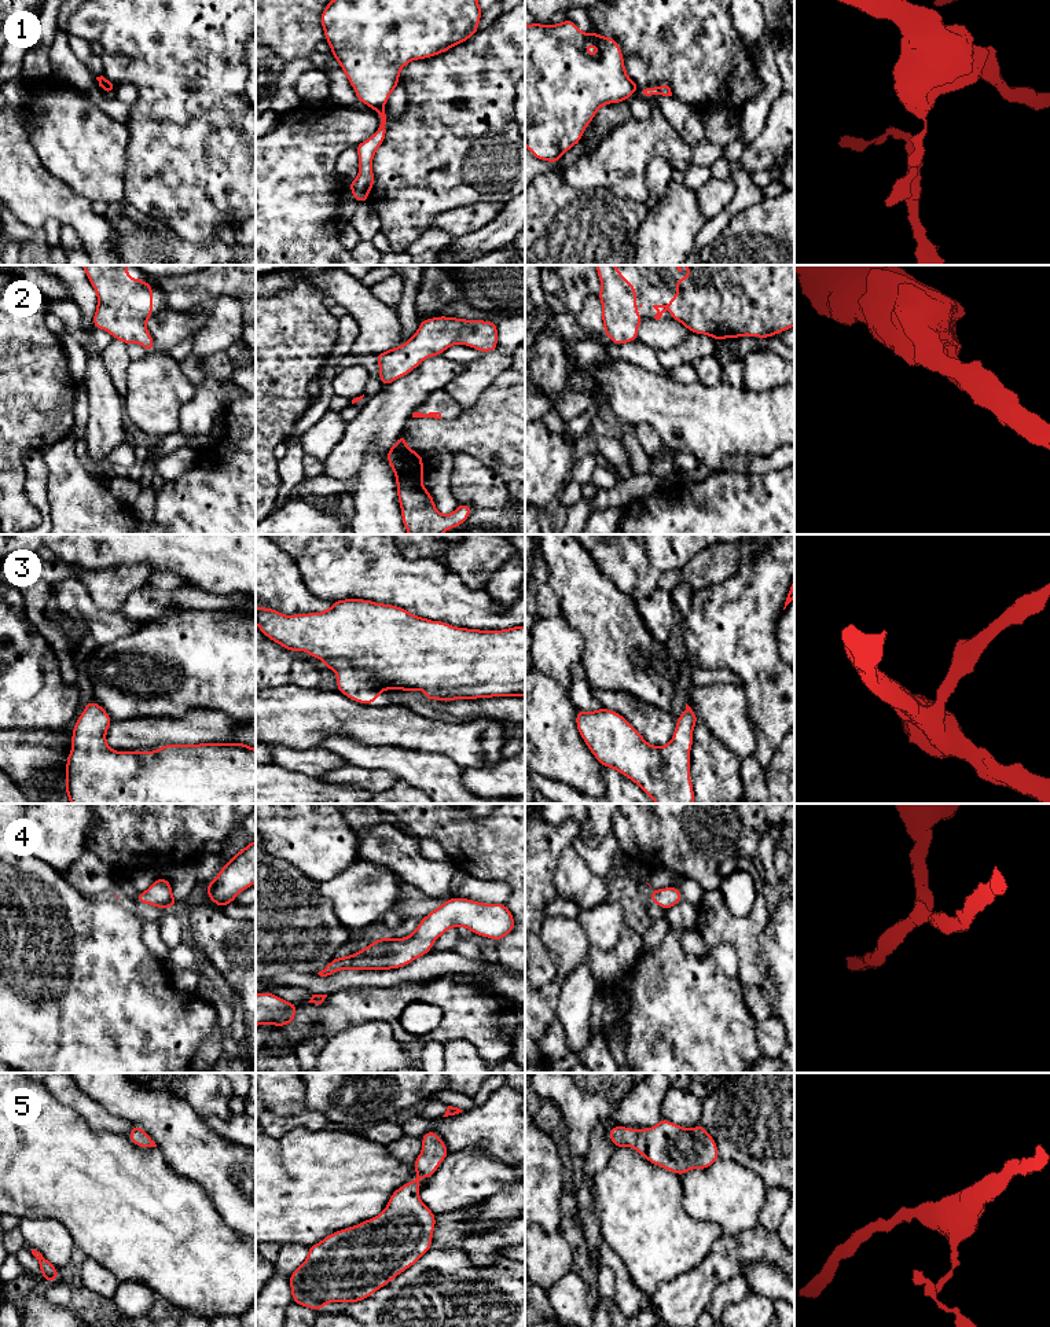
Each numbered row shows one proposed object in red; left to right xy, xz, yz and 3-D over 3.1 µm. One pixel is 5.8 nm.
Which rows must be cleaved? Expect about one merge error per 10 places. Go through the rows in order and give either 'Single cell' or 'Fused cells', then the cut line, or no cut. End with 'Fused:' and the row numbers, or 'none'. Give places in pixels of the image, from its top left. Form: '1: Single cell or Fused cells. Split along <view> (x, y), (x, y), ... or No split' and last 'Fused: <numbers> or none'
1: Fused cells. Split along xz (382, 109), (378, 111)
2: Single cell. No split
3: Single cell. No split
4: Single cell. No split
5: Single cell. No split
Fused: 1

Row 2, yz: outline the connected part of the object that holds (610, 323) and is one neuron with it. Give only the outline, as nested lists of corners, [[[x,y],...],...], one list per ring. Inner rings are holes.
[[[595,265],[601,291],[603,332],[617,346],[638,341],[639,323],[645,319],[636,312],[636,288],[621,276],[620,266]]]

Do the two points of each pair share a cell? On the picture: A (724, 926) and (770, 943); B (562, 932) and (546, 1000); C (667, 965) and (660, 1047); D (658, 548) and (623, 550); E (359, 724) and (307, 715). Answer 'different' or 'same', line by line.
A: different
B: same
C: same
D: different
E: same

